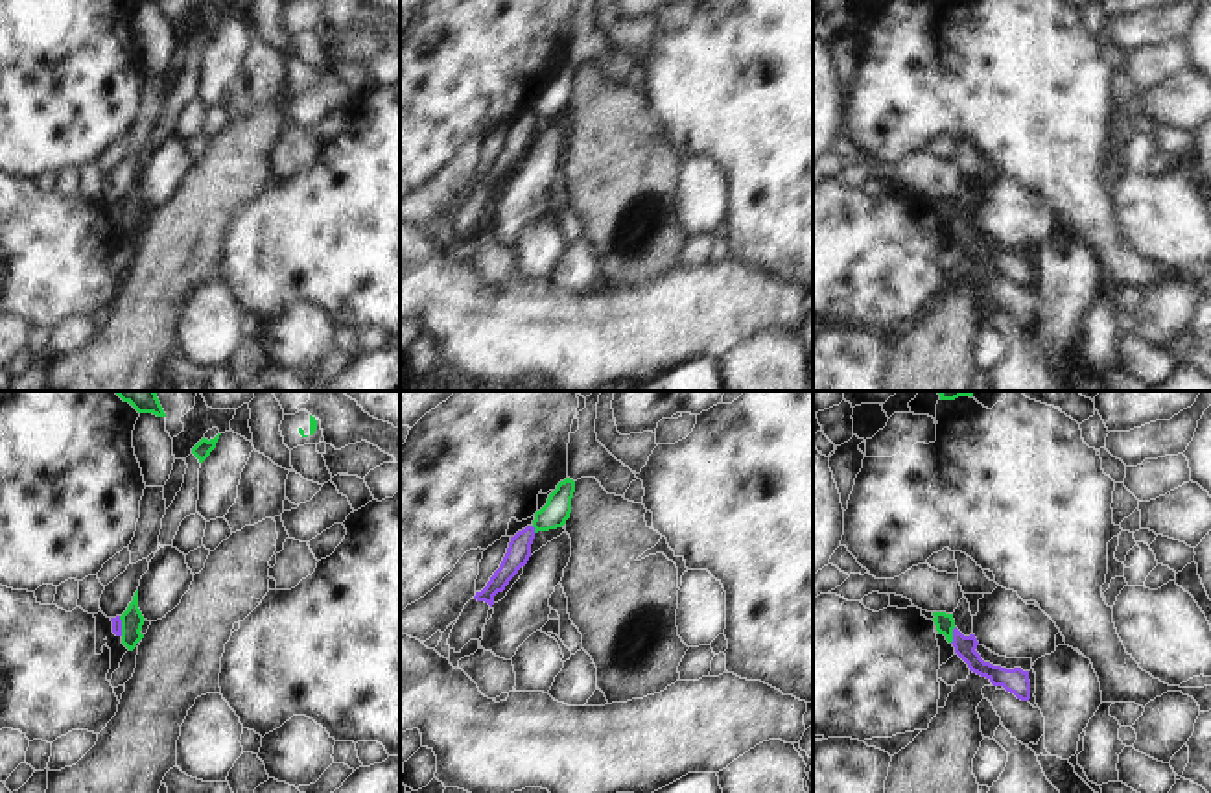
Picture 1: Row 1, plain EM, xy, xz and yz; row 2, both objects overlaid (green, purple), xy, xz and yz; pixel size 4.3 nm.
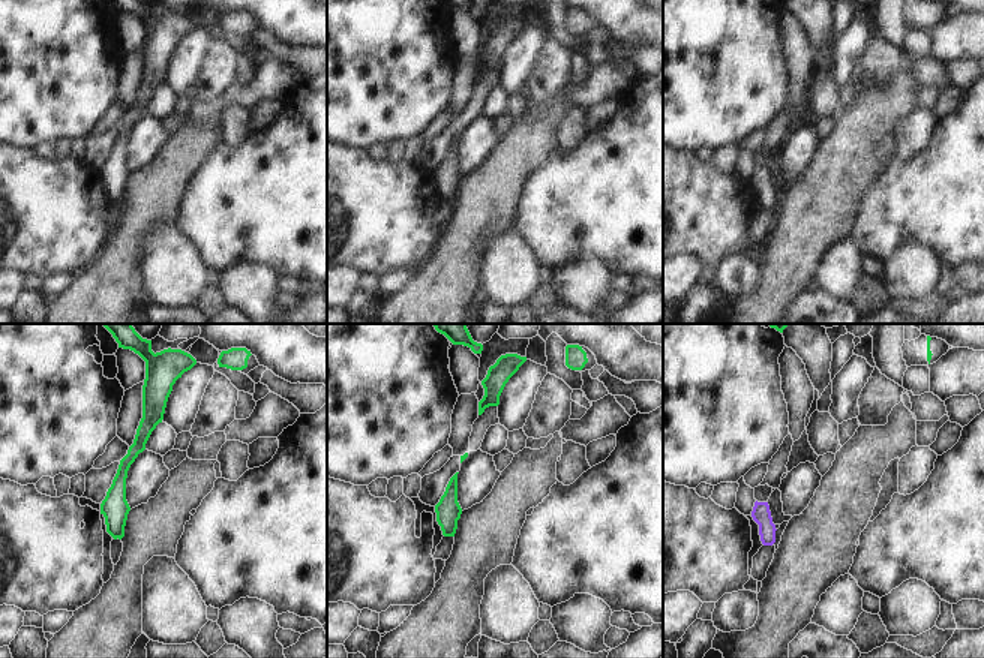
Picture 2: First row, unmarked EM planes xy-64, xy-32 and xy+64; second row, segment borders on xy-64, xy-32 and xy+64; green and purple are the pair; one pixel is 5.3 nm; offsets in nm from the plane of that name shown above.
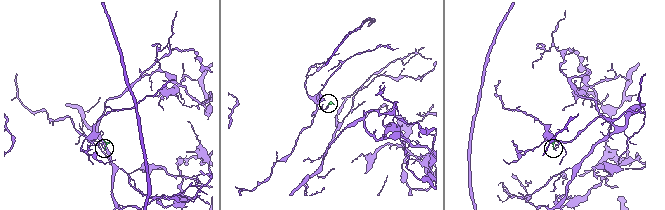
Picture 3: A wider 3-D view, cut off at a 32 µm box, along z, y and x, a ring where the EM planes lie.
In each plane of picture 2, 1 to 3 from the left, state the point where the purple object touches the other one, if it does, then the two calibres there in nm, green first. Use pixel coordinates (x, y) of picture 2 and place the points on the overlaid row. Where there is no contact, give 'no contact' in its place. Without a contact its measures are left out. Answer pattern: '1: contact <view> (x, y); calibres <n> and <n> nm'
1: no contact
2: no contact
3: no contact

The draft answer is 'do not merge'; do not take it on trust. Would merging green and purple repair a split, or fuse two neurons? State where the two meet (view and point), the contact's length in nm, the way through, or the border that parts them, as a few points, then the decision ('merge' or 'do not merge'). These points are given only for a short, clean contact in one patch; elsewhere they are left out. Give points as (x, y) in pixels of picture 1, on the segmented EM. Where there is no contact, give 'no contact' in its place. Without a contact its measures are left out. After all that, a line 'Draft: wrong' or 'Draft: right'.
contact yz (952, 635); length 80 nm; border yz (955, 627), (950, 642); do not merge
Draft: right

